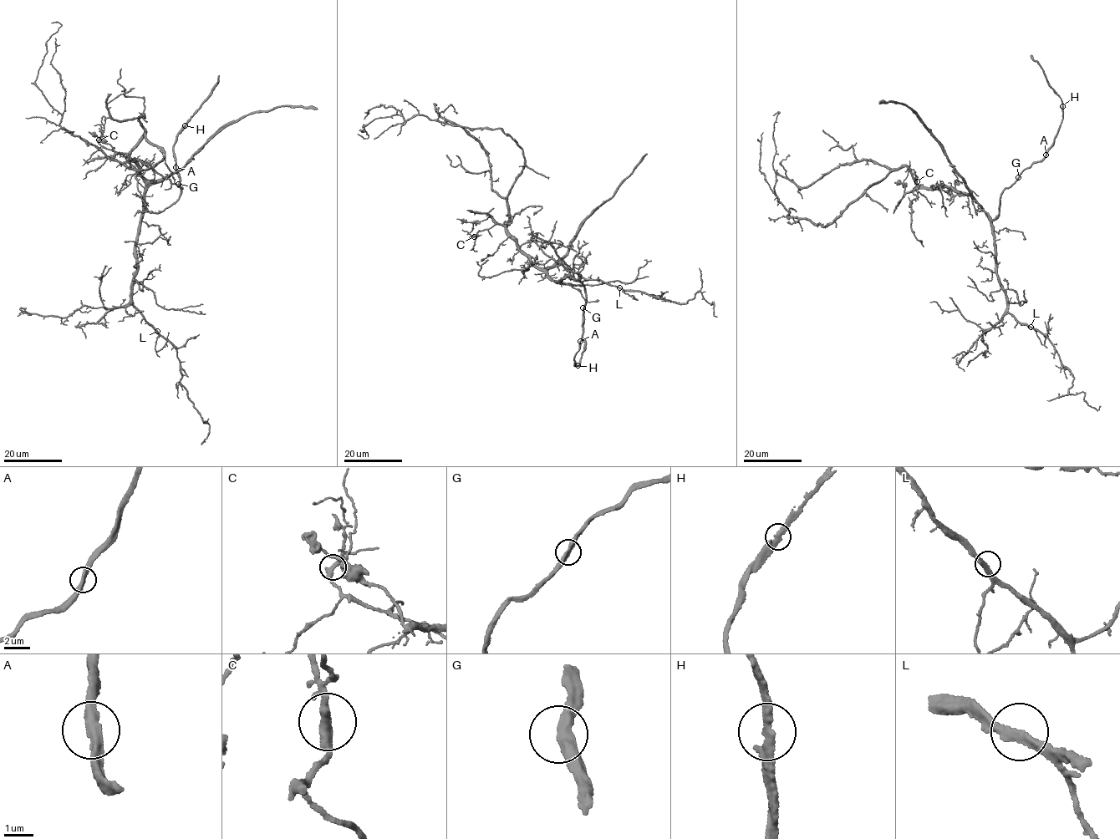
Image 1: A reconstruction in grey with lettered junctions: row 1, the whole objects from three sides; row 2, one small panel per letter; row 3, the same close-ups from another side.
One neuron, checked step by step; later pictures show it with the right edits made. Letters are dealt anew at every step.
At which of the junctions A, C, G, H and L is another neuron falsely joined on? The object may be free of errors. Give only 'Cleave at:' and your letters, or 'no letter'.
Cleave at: no letter

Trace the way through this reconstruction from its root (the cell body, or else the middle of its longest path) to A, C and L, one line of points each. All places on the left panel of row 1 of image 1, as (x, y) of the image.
A: (129, 155), (145, 185), (142, 199), (148, 211), (160, 213), (179, 198), (181, 189), (175, 167)
C: (129, 155), (104, 148), (99, 139)
L: (129, 155), (136, 162), (145, 186), (136, 241), (136, 268), (132, 300), (145, 321), (157, 331)

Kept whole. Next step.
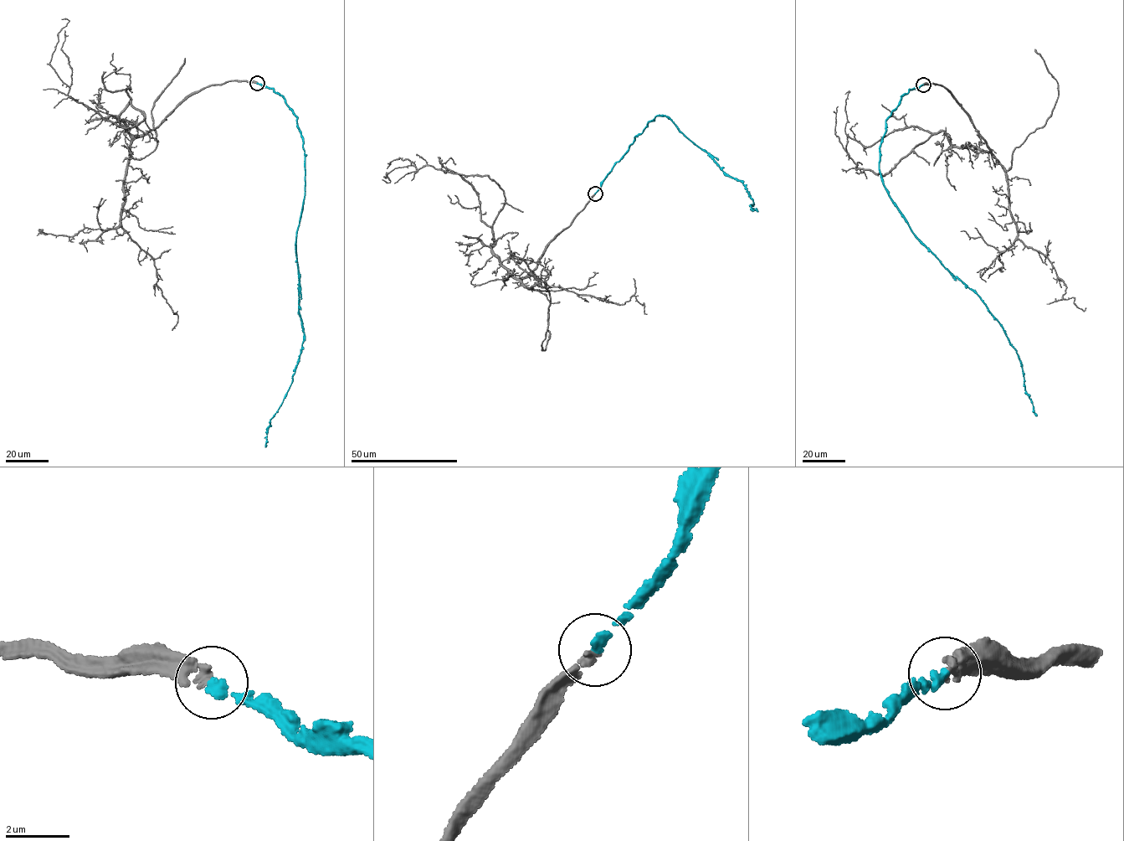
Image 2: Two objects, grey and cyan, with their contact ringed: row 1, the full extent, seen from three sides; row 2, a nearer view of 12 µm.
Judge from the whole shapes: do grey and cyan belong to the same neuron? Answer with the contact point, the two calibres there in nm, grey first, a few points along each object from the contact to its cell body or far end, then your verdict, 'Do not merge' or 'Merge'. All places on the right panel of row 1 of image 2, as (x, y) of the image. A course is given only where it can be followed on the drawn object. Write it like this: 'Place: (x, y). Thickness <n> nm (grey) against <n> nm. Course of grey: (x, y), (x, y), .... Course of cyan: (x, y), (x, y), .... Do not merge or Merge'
Place: (923, 85). Thickness 240 nm (grey) against 300 nm. Course of grey: (923, 85), (951, 92), (989, 152), (958, 147), (939, 131), (882, 176), (856, 170), (845, 147), (845, 94). Course of cyan: (923, 85), (905, 93), (885, 121), (880, 179), (916, 237), (977, 293), (1002, 327), (1020, 361), (1036, 416). Merge

